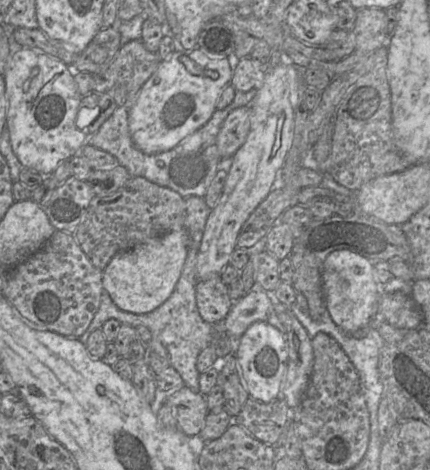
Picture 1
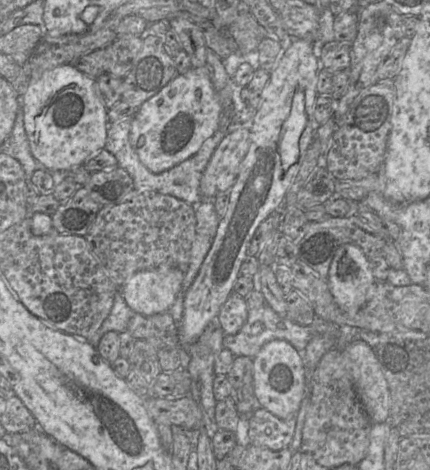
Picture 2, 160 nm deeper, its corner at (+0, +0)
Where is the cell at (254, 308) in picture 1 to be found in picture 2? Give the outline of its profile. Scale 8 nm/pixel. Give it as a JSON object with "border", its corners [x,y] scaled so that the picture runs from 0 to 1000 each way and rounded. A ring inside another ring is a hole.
{"border":[[[621,645],[602,655],[577,660],[577,674],[563,700],[544,713],[523,713],[519,738],[533,743],[547,760],[577,757],[588,762],[614,732],[633,723],[663,723],[672,728],[691,747],[707,747],[719,726],[737,713],[784,713],[788,694],[756,683],[742,674],[723,691],[695,691],[665,674],[647,670]]]}

